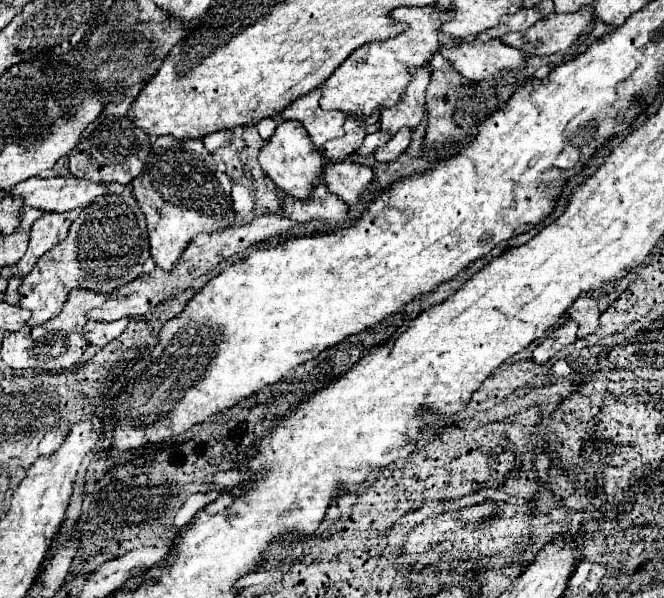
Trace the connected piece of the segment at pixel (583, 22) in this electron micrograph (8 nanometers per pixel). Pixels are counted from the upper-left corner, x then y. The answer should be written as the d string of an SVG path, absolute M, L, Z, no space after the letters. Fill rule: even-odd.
M588 7L564 15L550 13L526 31L502 35L500 41L514 49L522 49L528 55L552 55L556 51L566 51L590 21L592 11Z

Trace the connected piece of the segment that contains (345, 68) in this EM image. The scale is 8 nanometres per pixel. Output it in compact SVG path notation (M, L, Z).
M398 7L390 11L390 17L396 21L406 21L408 31L400 33L394 39L372 41L360 49L356 49L322 85L320 107L322 109L338 109L346 115L354 115L360 121L370 125L370 119L378 119L382 107L392 107L400 101L406 85L412 75L408 67L426 65L432 61L438 43L438 29L444 21L450 19L450 11L438 11L436 7Z

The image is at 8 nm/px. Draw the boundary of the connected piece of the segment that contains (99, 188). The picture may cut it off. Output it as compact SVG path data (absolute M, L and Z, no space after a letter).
M32 177L14 187L14 195L22 197L28 207L56 213L86 207L106 193L106 183L92 183L76 177Z

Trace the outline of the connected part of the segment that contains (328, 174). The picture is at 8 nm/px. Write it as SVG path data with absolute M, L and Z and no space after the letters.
M338 161L326 163L322 169L322 181L326 183L328 191L338 195L346 205L356 205L360 199L362 189L366 189L374 179L374 173L366 165Z

